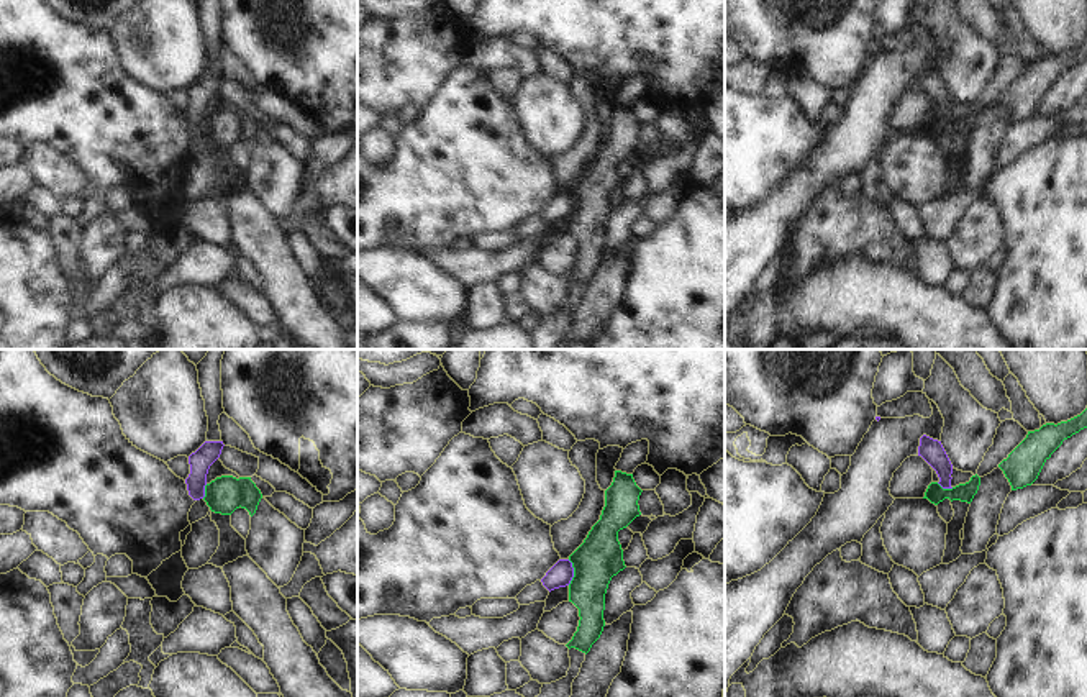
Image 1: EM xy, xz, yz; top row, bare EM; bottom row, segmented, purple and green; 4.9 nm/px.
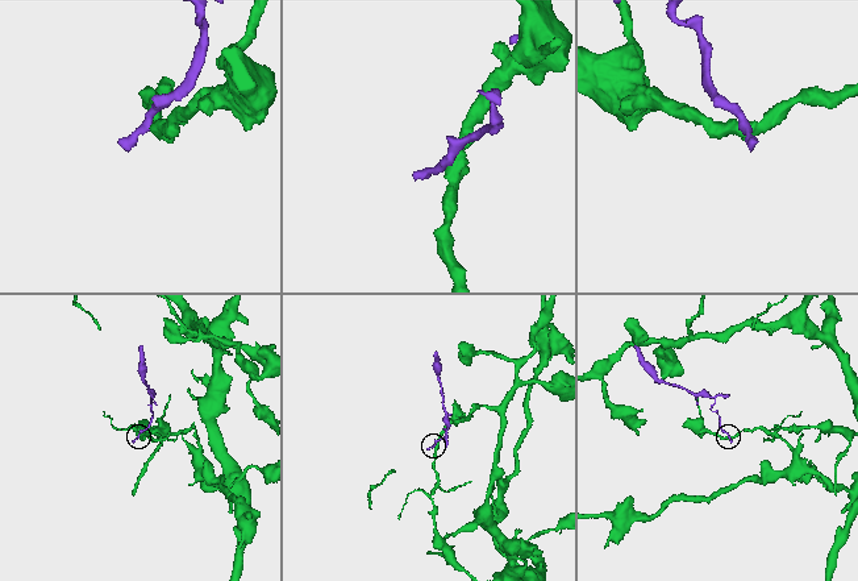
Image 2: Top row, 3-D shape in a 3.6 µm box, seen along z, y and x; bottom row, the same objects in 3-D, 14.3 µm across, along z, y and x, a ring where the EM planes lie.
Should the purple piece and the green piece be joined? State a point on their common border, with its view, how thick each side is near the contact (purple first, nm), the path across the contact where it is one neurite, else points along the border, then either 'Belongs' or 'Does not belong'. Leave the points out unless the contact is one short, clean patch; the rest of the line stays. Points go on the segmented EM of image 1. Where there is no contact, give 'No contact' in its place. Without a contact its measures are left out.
Touches purple at xz (573, 573). Thickness 120 nm (purple) against 220 nm. Boundary: xz (568, 560), (573, 568), (569, 584). Does not belong.

